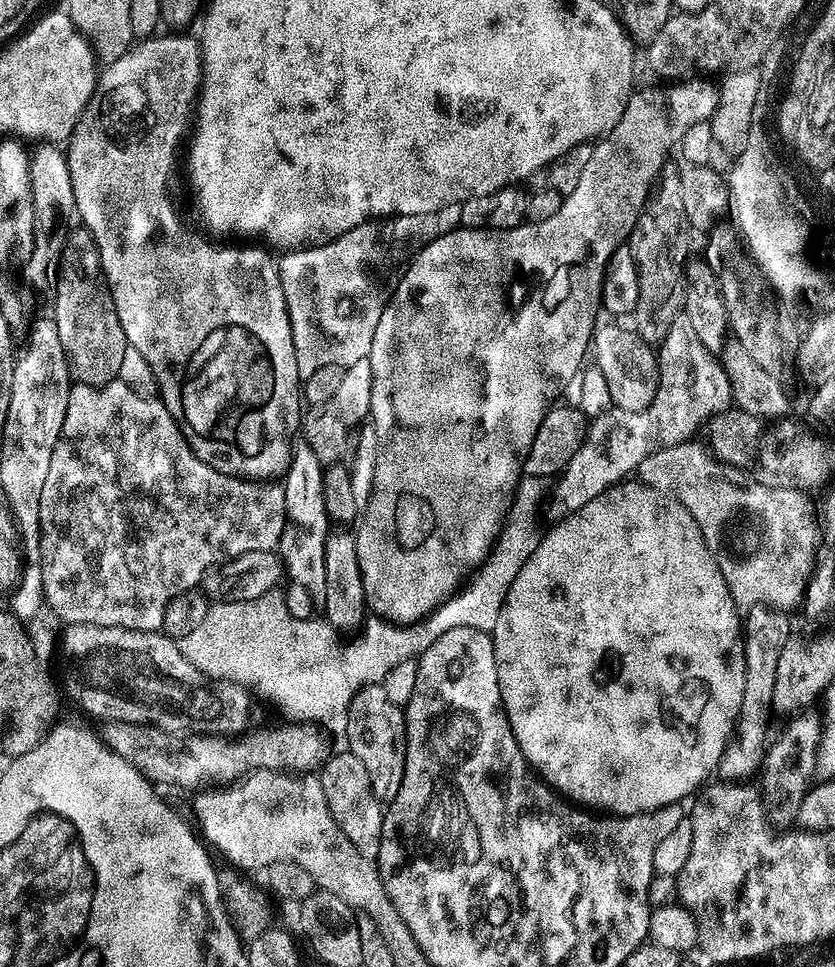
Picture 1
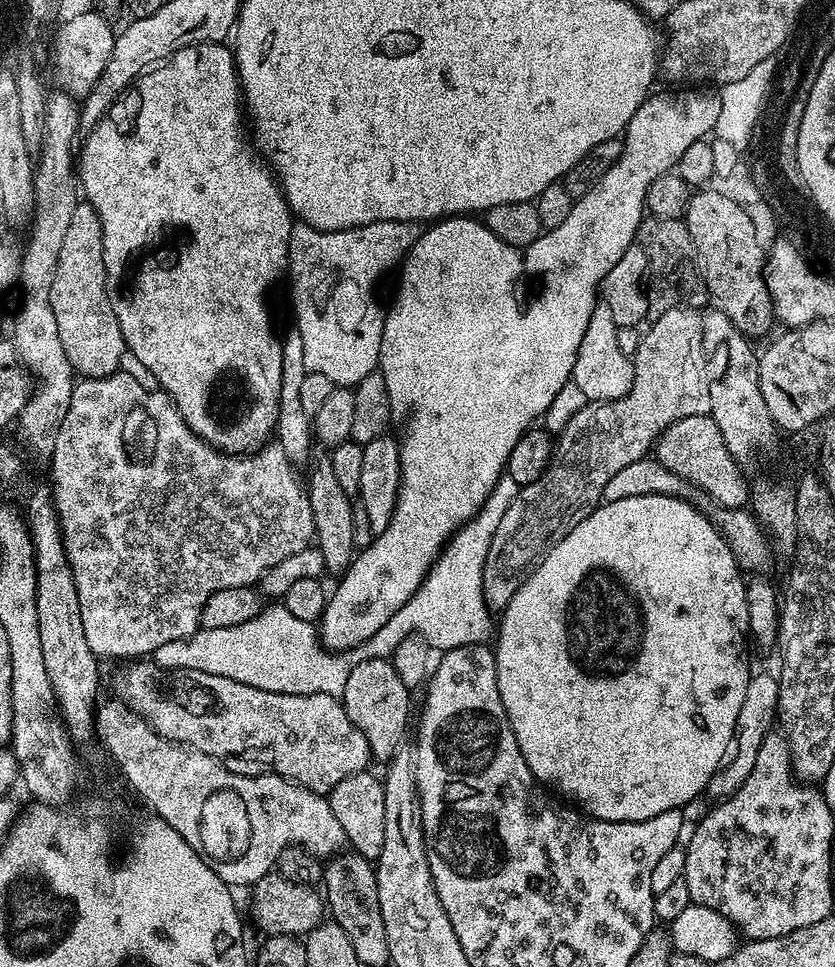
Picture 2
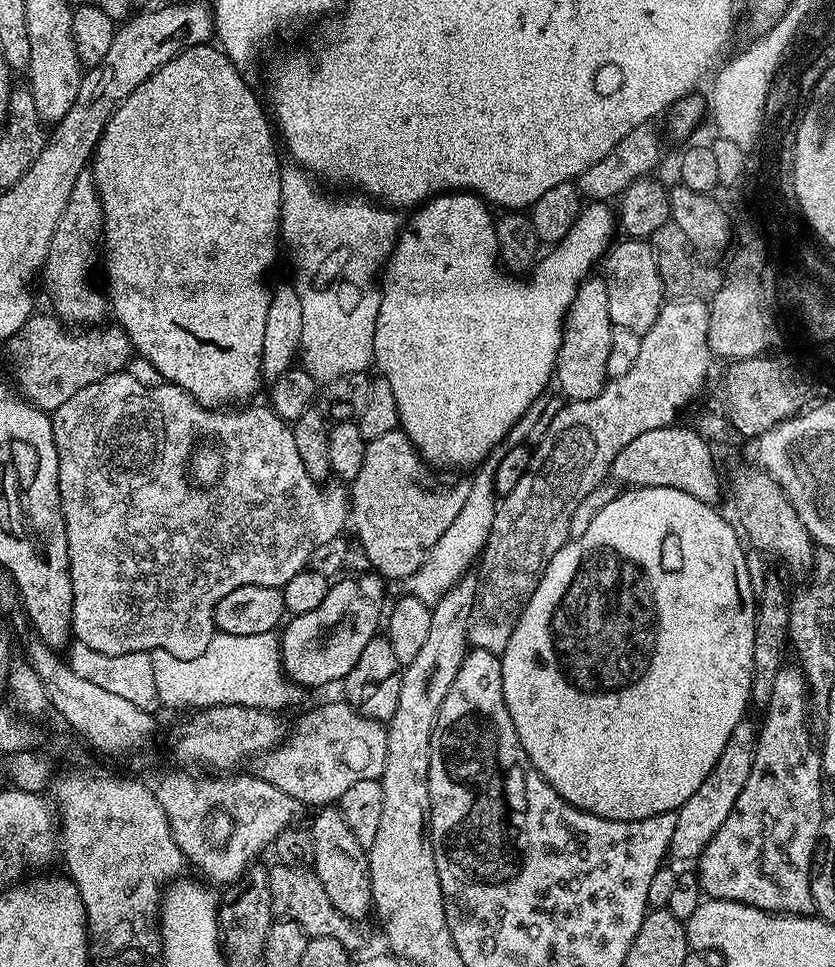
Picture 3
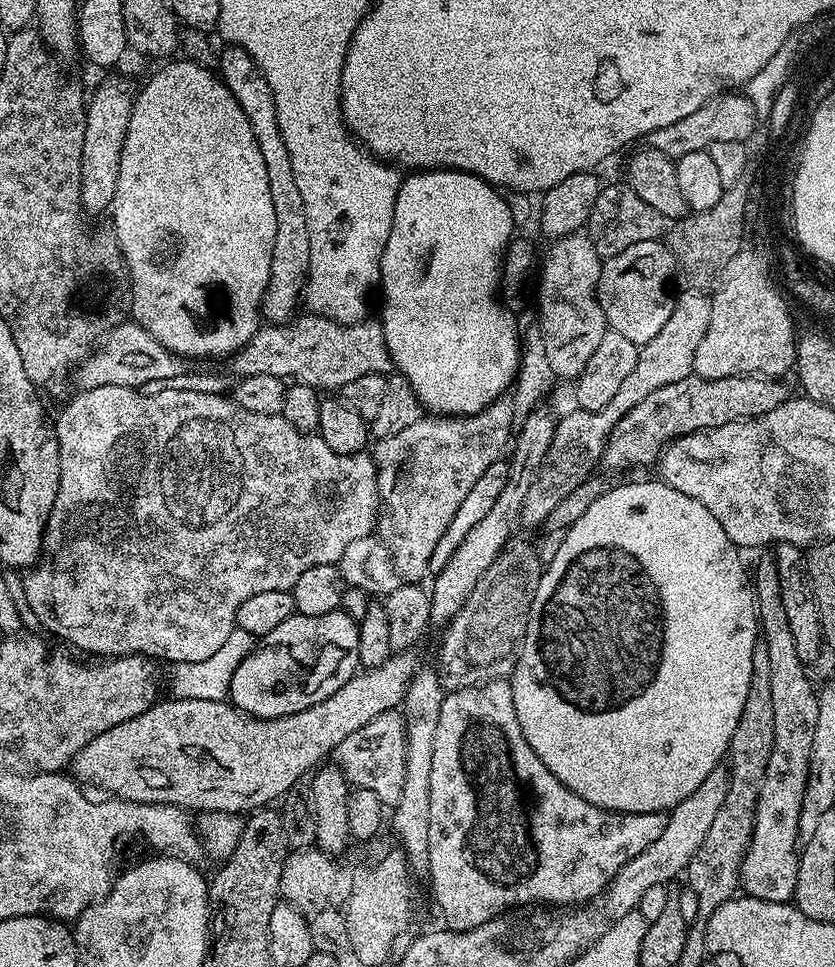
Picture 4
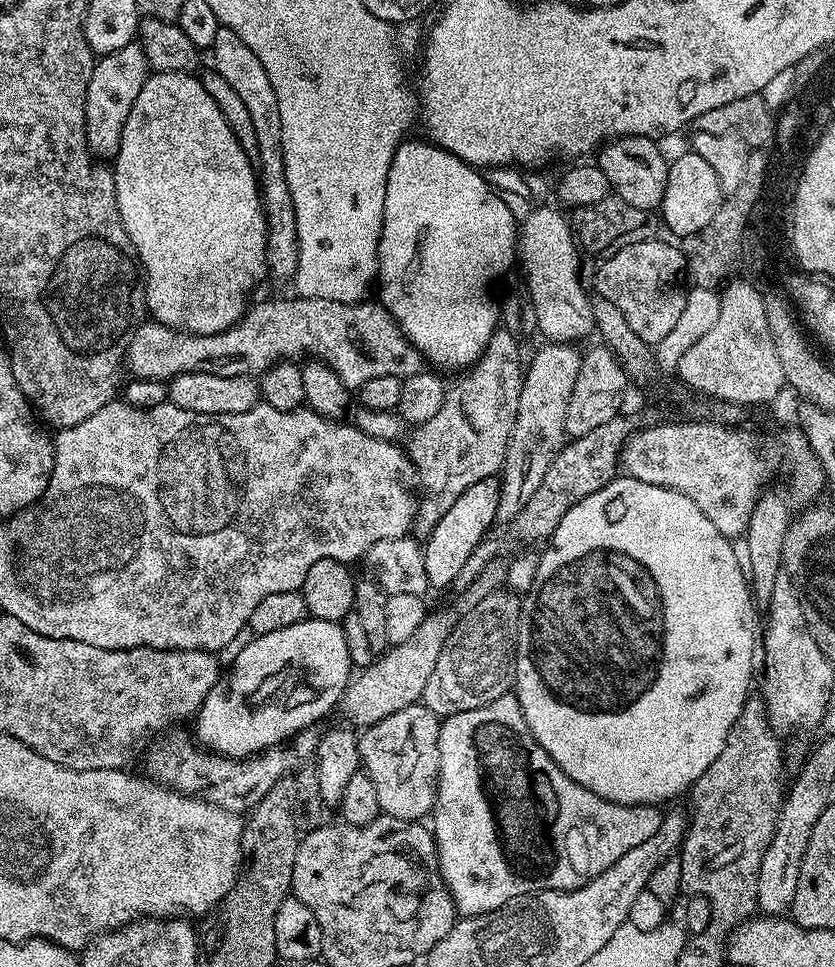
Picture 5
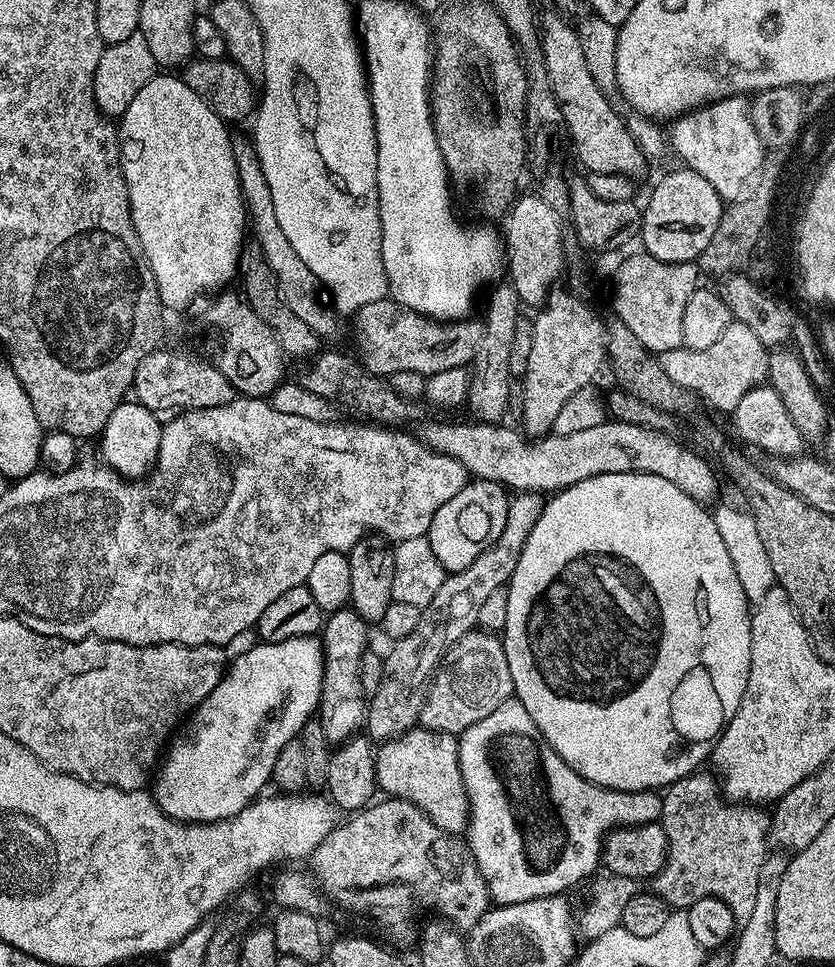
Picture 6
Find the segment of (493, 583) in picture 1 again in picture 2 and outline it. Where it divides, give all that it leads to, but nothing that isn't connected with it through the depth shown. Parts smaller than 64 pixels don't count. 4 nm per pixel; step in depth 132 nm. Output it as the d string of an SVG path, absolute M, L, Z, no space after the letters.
M501 475L480 513L466 521L448 539L428 577L420 583L410 602L406 602L406 606L402 606L402 610L398 610L394 618L390 618L390 622L386 622L386 626L382 626L382 630L378 630L378 634L374 634L362 647L329 654L318 639L316 624L302 622L302 618L294 618L290 610L276 606L265 607L238 626L206 628L197 630L188 640L166 642L166 646L158 646L154 663L161 670L205 672L266 692L307 696L330 694L340 698L354 665L361 664L364 659L389 659L394 650L398 650L398 642L407 636L421 636L432 650L488 644L494 636L494 616L484 601L482 570L490 542L494 542L494 530L498 530L498 522L502 522L502 514L506 514L510 502L514 502L517 491L514 478Z

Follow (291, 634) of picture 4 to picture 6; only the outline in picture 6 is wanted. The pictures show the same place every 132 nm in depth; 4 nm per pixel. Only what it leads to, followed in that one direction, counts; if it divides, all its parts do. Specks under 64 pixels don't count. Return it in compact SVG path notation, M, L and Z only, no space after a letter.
M316 636L292 638L273 644L257 642L250 650L246 650L246 654L235 657L227 665L218 686L210 690L207 698L171 737L166 755L154 776L157 806L171 820L179 820L181 824L213 824L237 816L270 784L274 758L278 758L282 746L297 739L304 729L304 723L317 715L323 673L324 650Z

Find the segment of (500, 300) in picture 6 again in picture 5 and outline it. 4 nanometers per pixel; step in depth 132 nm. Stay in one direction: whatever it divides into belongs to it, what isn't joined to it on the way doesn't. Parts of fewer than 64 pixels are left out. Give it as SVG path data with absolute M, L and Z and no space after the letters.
M497 327L488 349L472 365L470 374L461 375L464 377L445 391L442 410L425 424L413 427L412 437L411 432L407 437L406 455L411 467L420 471L424 483L424 501L419 501L414 521L417 537L430 535L438 526L438 518L454 506L466 486L496 476L504 467L526 371L522 360L520 364L520 344L515 339L519 340L509 329Z

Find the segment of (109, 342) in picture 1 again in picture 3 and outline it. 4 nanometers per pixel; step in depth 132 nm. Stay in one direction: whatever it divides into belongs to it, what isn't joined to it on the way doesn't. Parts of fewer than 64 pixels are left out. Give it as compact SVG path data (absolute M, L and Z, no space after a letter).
M91 171L78 174L70 202L58 218L54 238L50 242L48 256L44 260L42 277L52 299L51 311L68 326L100 326L105 323L104 315L110 312L105 293L92 285L92 271L102 260L102 237L104 235L104 211L100 205L100 193L96 191L96 180Z

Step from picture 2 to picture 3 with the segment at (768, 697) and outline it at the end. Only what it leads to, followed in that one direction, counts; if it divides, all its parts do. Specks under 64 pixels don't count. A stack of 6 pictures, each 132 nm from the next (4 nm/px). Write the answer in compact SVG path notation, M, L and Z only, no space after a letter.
M748 718L740 719L734 732L730 734L730 742L726 742L726 750L722 750L722 758L714 762L714 770L706 774L706 782L686 798L686 802L676 812L674 838L670 849L671 859L699 861L705 846L718 834L722 822L730 818L730 810L734 810L734 802L738 802L738 794L742 794L742 786L746 786L746 778L750 778L750 766L756 749L758 735L757 725Z

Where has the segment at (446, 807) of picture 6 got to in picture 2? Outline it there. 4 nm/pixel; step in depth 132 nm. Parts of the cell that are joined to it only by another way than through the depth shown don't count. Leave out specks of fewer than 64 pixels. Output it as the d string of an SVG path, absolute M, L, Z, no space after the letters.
M148 658L128 662L112 680L115 699L136 712L159 736L213 756L226 770L239 776L281 776L319 794L331 792L342 778L363 772L372 760L366 738L346 714L343 703L330 694L282 694L226 680L221 676L187 670L161 671Z

